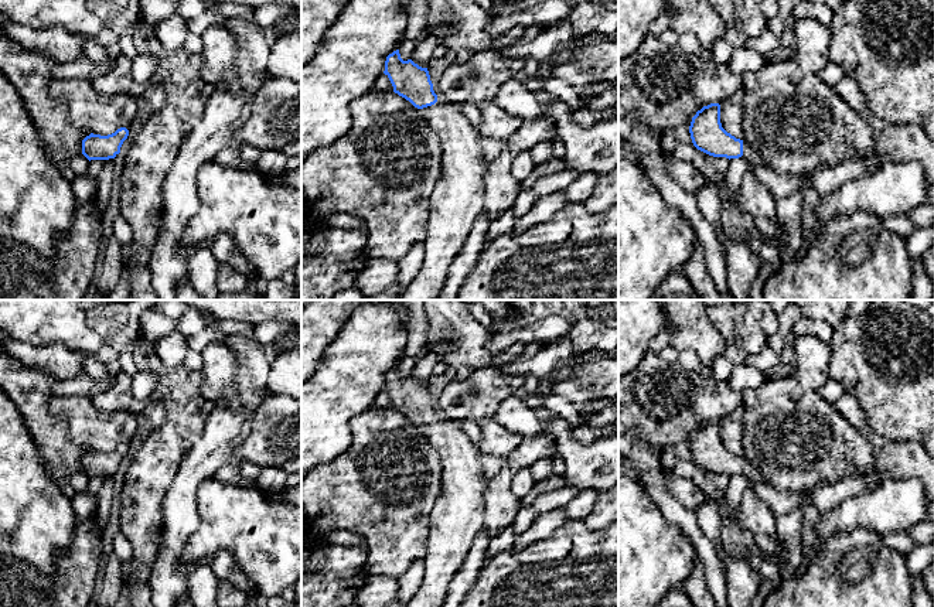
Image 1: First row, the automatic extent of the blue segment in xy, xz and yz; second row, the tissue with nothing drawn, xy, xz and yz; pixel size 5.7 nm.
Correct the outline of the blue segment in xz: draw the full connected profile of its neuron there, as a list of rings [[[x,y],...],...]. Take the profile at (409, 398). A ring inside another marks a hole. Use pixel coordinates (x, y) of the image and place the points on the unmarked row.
[[[399,366],[386,374],[384,391],[393,409],[422,427],[427,443],[439,453],[442,466],[442,491],[430,514],[430,531],[422,584],[413,599],[403,607],[443,607],[450,583],[466,560],[474,538],[483,531],[484,490],[502,470],[507,458],[481,451],[467,434],[450,419],[440,419],[433,407],[427,385],[412,376],[403,378]]]

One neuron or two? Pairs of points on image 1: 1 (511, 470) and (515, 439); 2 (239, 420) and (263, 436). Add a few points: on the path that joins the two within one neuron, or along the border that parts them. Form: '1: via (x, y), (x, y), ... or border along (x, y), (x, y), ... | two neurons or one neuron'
1: border along (524, 437), (505, 457) | two neurons
2: border along (265, 398), (237, 450), (242, 460) | two neurons

